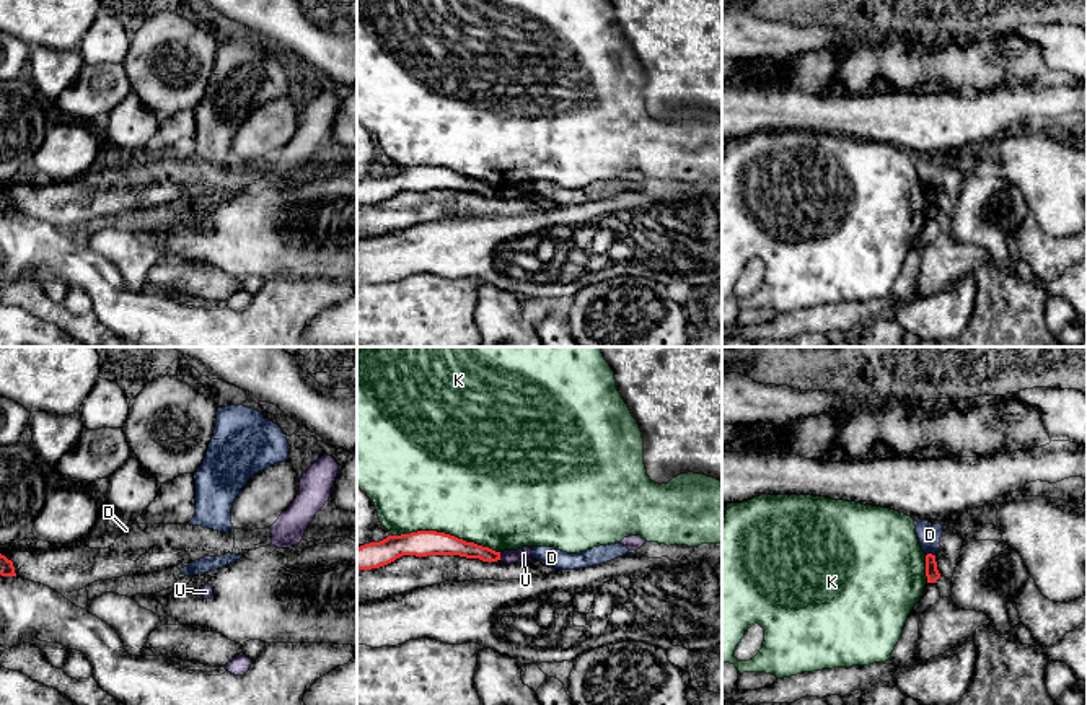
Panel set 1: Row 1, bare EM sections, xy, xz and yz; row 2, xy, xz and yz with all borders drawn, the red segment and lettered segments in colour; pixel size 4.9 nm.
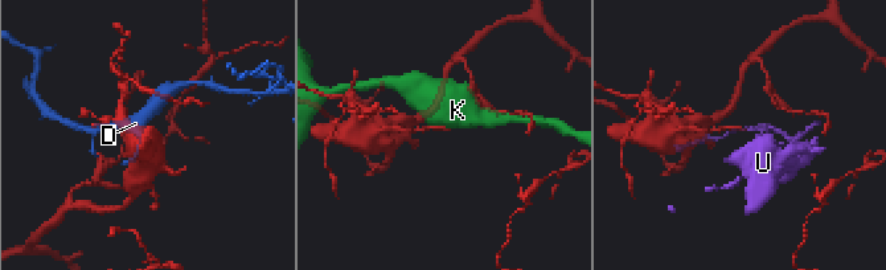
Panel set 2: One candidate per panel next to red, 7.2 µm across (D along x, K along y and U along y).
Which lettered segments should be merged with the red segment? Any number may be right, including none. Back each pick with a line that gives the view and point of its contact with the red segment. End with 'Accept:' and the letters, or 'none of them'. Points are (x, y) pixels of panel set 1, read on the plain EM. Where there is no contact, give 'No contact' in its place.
Accept: none of them

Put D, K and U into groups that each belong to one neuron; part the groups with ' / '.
D / K / U

